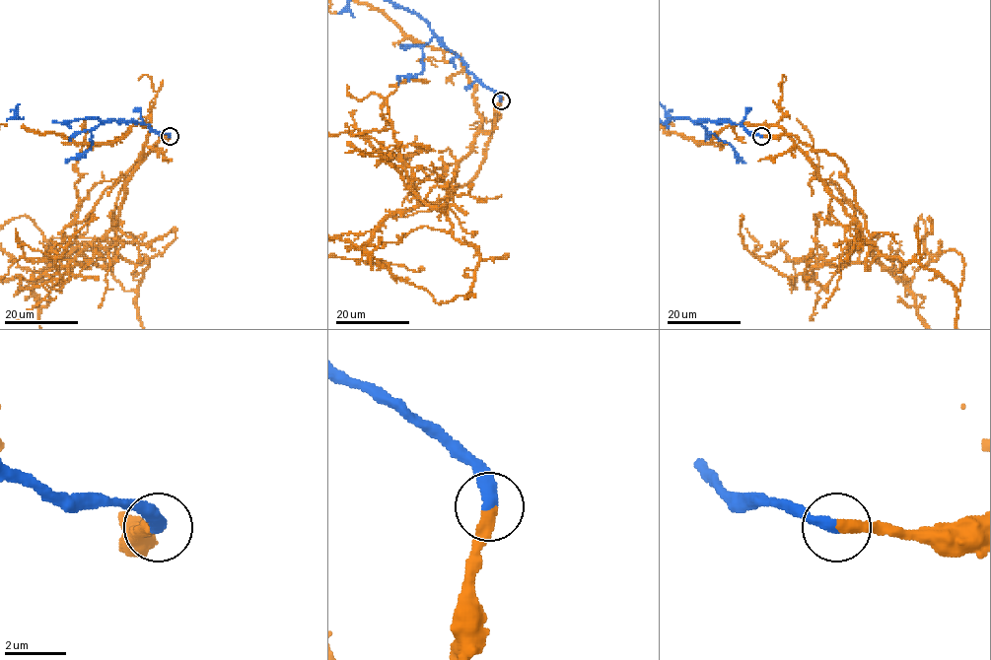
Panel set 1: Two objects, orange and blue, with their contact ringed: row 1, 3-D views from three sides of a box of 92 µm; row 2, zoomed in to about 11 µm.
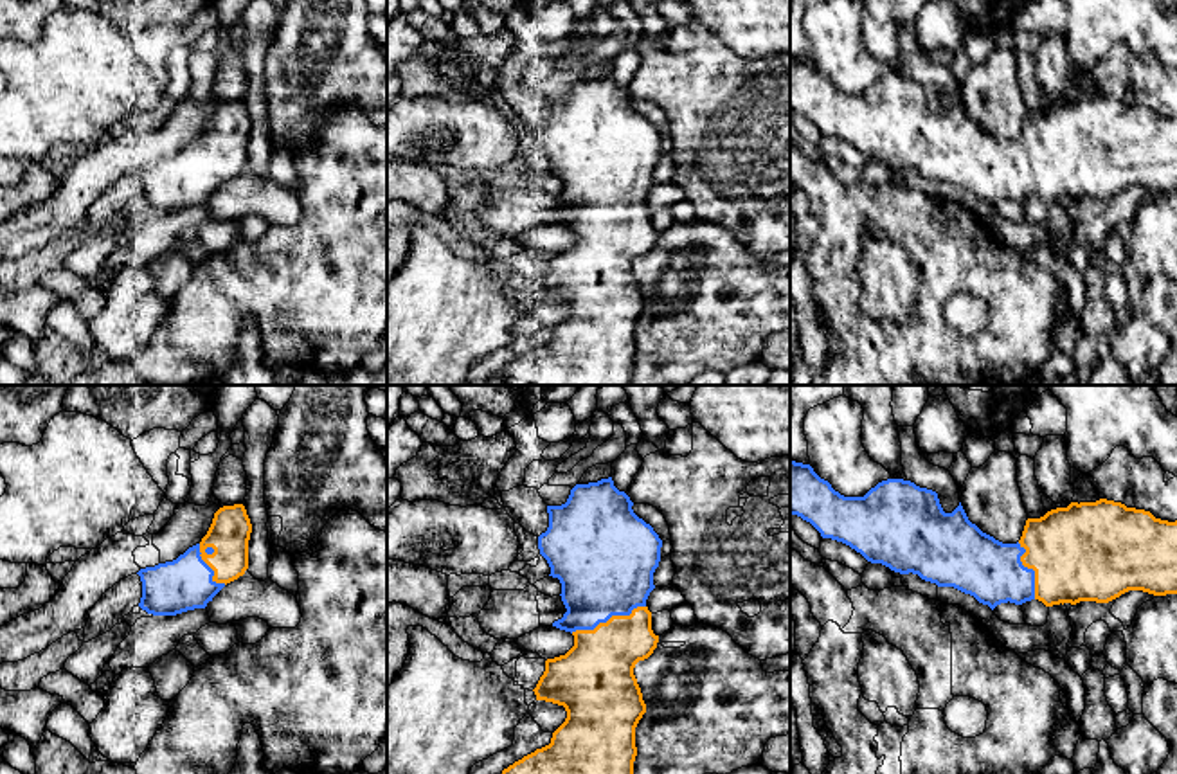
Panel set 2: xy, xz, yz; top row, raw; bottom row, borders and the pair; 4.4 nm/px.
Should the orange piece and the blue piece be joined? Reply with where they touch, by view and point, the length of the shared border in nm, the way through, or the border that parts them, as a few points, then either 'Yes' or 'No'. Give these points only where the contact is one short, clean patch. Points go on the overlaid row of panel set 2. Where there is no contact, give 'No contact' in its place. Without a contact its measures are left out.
Touches orange at xz (609, 620). Shared border 360 nm. Yes

